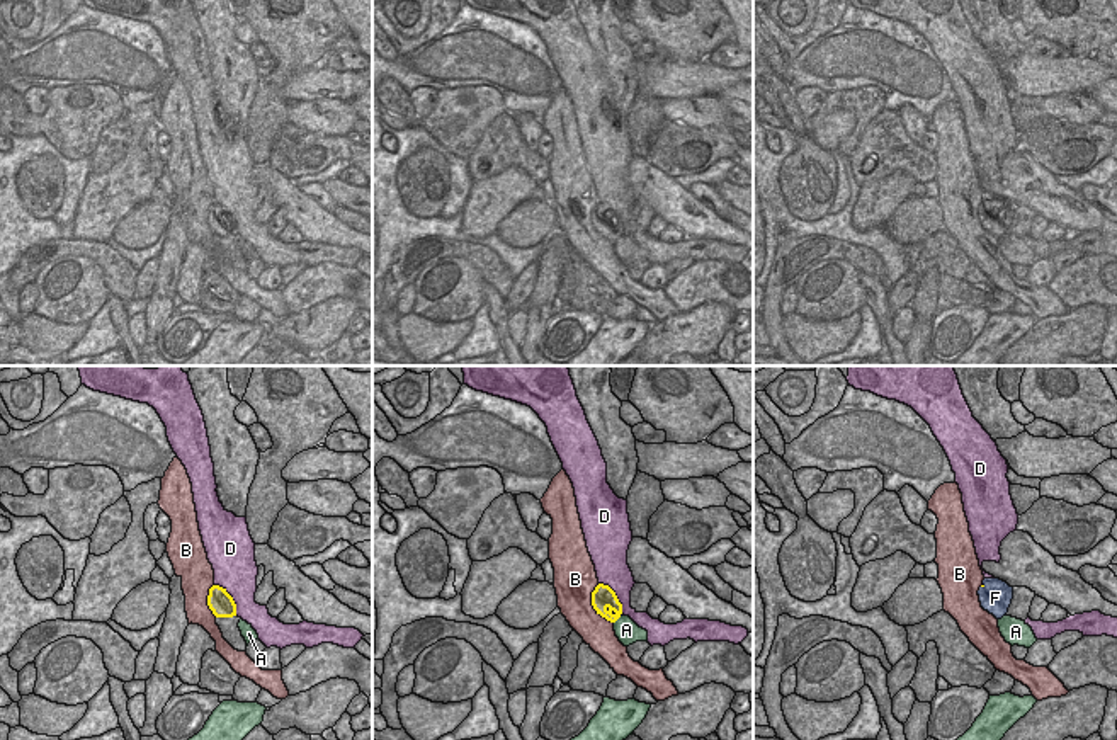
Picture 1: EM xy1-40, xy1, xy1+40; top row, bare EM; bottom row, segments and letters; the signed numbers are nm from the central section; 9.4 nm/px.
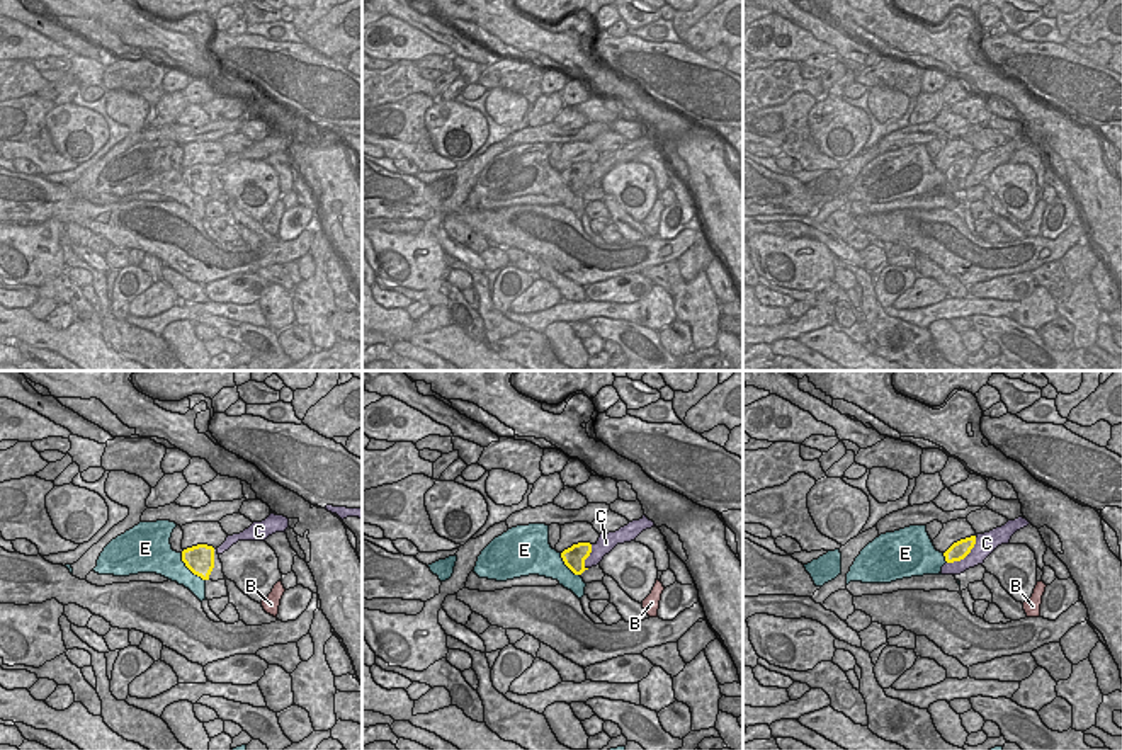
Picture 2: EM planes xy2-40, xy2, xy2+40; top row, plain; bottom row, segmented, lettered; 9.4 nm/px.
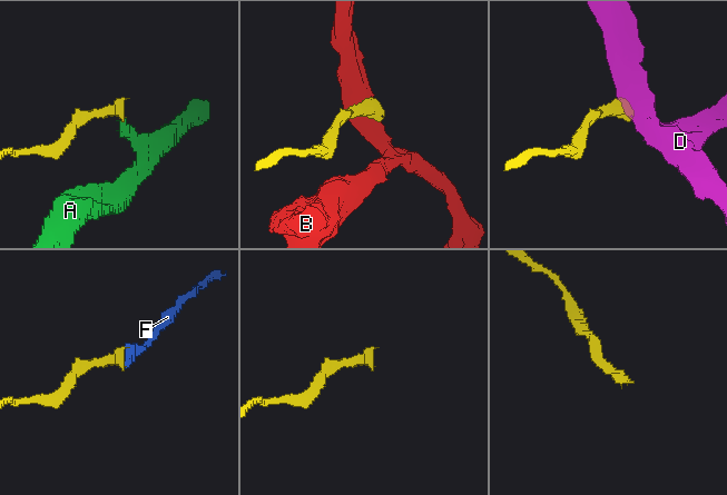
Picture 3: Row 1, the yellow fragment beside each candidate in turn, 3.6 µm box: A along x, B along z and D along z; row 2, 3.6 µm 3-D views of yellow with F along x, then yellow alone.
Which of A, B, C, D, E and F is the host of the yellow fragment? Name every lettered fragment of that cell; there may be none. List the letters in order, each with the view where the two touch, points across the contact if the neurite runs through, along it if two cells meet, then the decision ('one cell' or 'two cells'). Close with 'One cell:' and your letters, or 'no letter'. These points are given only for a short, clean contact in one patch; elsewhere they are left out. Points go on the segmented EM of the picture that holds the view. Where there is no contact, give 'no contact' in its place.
A: contact in xy1; border xy1 (621, 616), (614, 623); two cells
B: contact in xy1; border xy1 (597, 584), (592, 592), (592, 606), (612, 623); two cells
C: contact in xy2+40; two cells
D: contact in xy1-40; border xy1-40 (215, 584), (232, 597), (237, 614); two cells
E: contact in xy2-40; two cells
F: contact in xy1; way xy1 (602, 597), (611, 611), (612, 611); one cell
One cell: F

